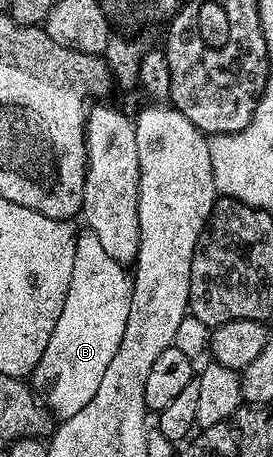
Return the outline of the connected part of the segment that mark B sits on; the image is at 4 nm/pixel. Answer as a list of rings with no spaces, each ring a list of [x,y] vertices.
[[[82,230],[77,236],[74,272],[62,312],[47,349],[31,374],[32,386],[39,391],[41,387],[45,406],[58,420],[79,413],[95,397],[95,389],[99,389],[99,381],[103,381],[103,373],[115,357],[123,329],[127,329],[132,292],[130,272],[99,245],[99,237],[93,231]]]

